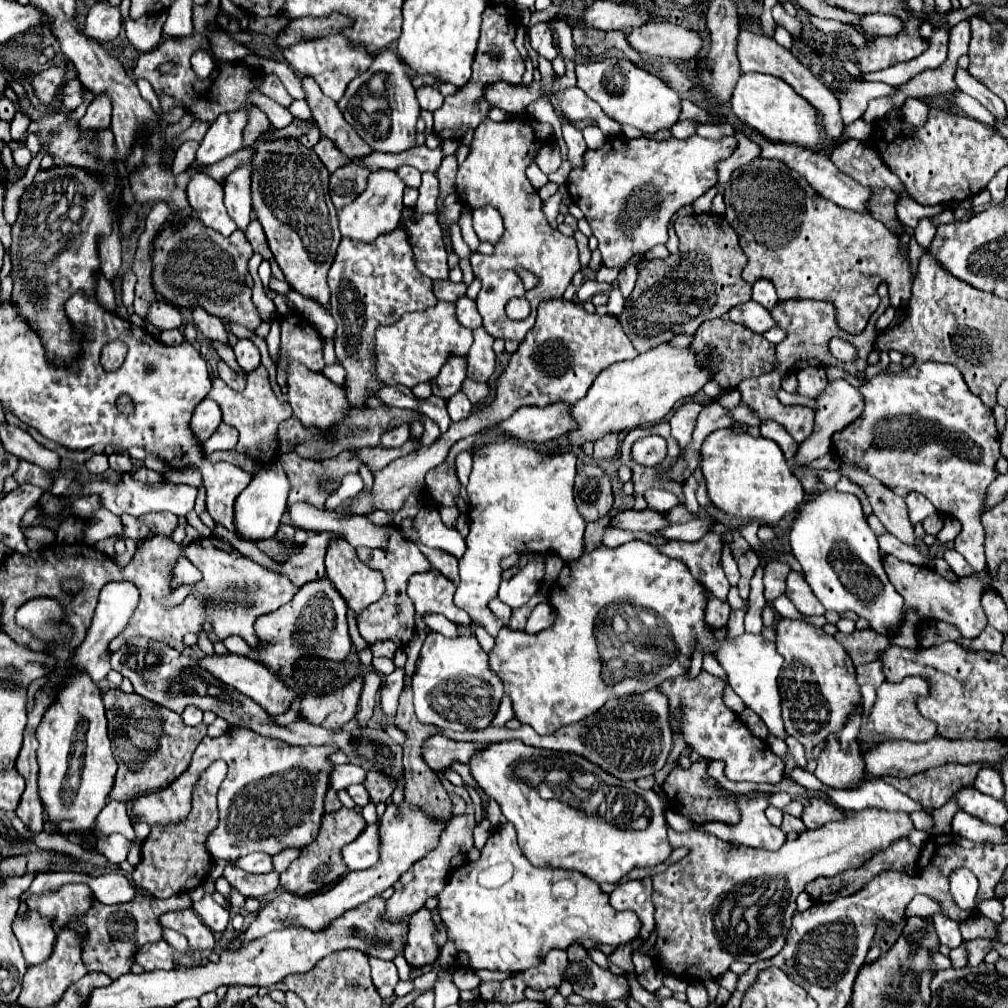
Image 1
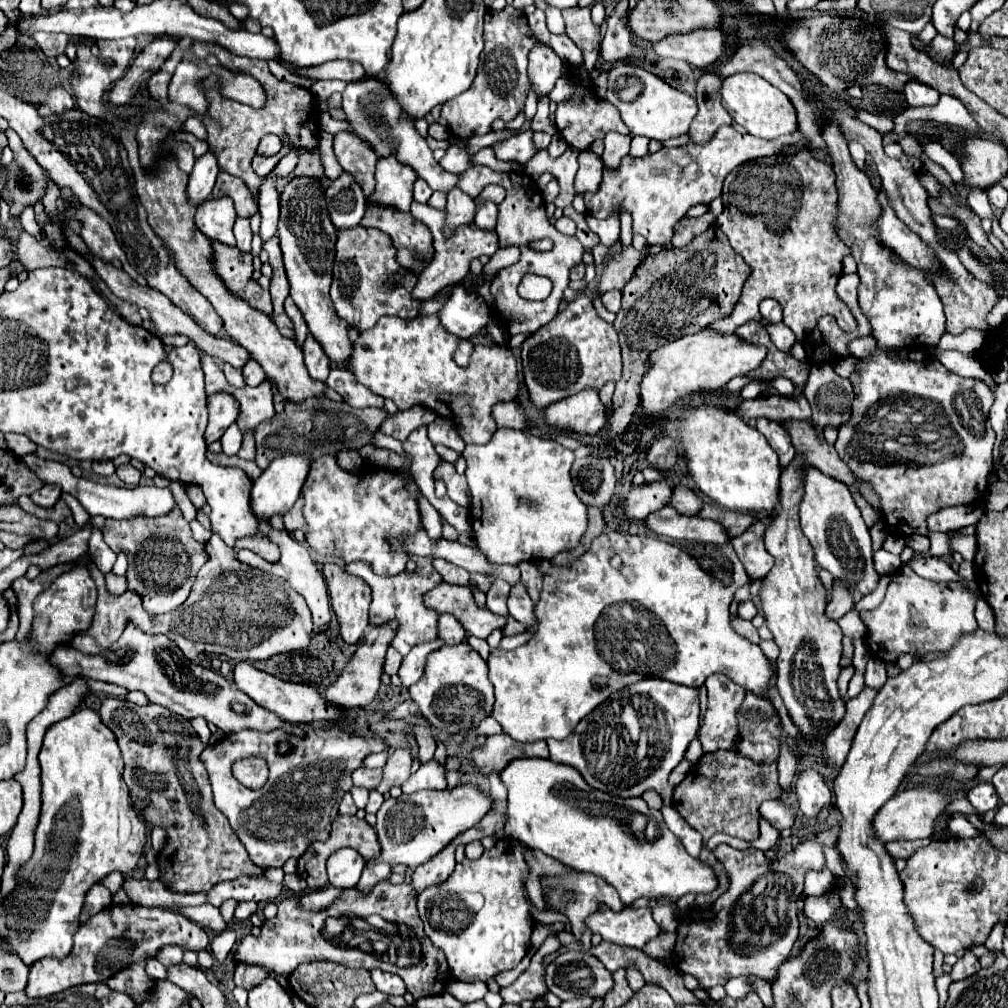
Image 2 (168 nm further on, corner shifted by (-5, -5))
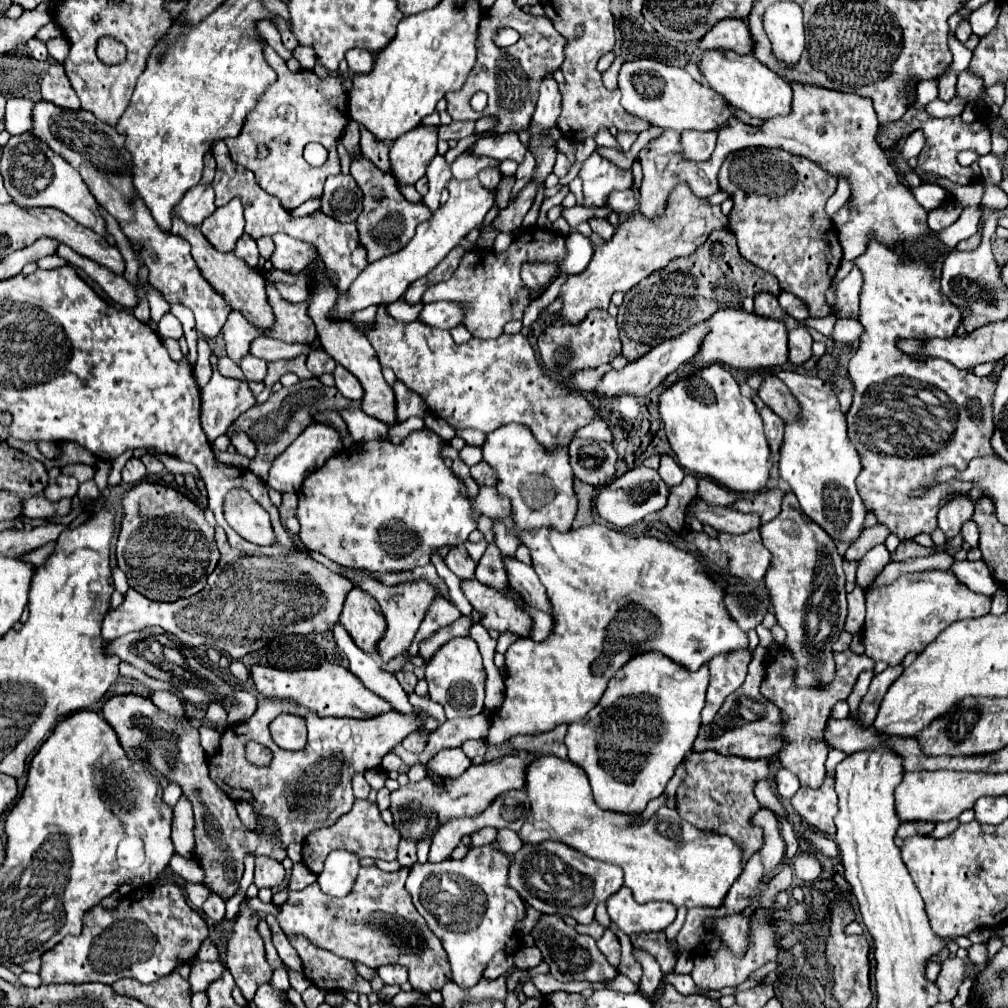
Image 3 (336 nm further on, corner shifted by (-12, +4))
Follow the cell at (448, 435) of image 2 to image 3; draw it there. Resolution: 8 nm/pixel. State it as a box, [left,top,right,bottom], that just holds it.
[456,430,484,446]

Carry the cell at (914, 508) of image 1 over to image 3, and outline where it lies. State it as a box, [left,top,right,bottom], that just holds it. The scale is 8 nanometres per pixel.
[938,496,976,536]

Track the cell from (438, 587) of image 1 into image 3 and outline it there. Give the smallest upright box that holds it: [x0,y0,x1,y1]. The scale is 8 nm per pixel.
[460,580,528,636]

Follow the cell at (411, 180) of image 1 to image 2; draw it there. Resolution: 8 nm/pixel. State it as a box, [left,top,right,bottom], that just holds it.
[413,179,431,203]

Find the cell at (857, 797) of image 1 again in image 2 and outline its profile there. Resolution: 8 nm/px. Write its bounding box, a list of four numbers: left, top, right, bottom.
[949,813,981,837]

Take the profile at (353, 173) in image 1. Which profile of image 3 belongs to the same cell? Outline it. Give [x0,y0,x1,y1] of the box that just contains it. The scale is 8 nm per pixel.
[322,174,364,222]

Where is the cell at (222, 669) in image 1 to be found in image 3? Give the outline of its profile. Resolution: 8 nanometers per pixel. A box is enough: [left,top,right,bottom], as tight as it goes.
[250,664,392,718]

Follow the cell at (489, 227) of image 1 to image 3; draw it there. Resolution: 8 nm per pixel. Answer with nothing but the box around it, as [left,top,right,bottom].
[480,168,500,190]

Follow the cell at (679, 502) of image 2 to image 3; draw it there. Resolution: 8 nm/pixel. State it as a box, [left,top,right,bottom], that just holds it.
[698,478,738,506]

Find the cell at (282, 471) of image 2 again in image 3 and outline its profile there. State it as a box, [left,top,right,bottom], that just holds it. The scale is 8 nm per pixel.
[268,424,342,492]

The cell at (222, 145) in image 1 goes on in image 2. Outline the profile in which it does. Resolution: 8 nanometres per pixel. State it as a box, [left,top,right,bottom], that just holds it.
[187,151,219,205]

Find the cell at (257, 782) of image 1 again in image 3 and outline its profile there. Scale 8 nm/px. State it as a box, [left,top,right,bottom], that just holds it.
[209,698,422,848]

